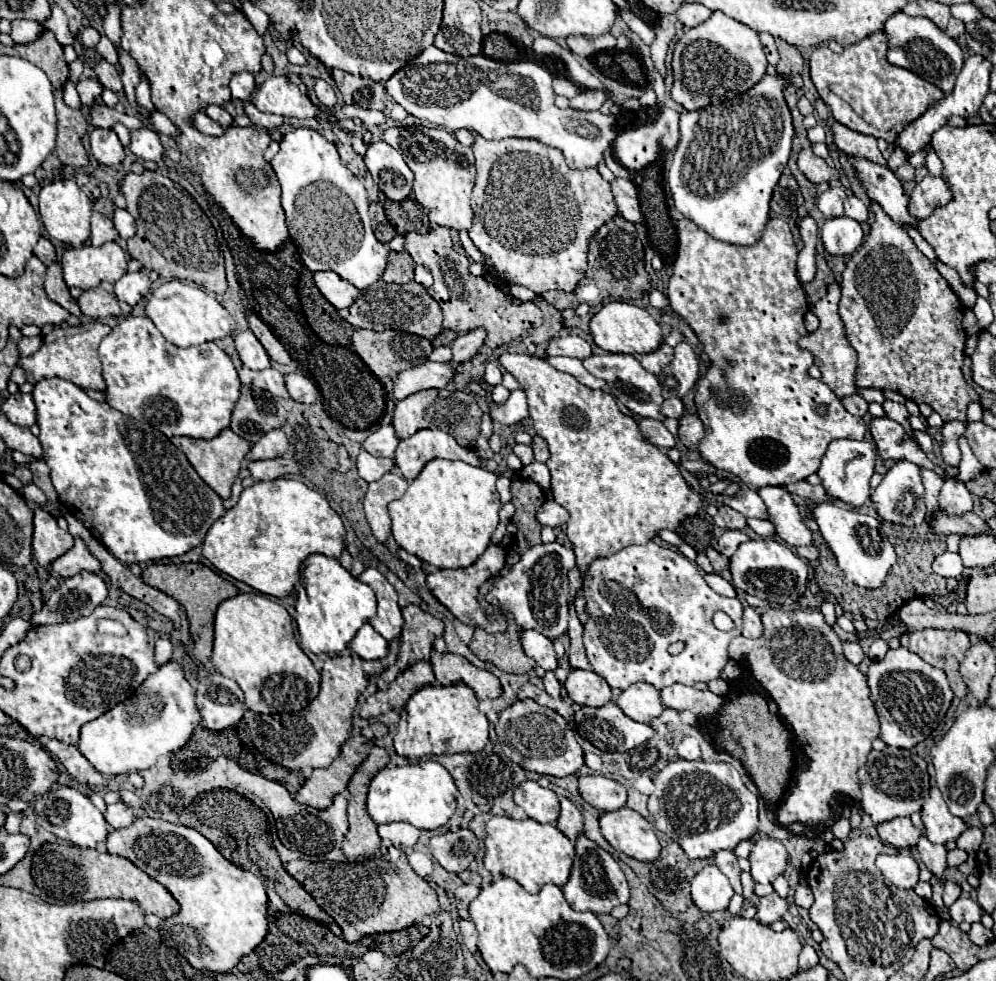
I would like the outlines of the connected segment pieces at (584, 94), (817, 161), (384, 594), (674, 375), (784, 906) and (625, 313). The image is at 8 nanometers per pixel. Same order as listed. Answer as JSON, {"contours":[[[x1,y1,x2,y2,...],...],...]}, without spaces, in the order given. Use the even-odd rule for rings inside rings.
{"contours":[[[582,89,574,99,570,99,570,107,578,111,598,111,606,97,606,89]],[[810,147,802,149,798,155,798,169,812,181,812,183,822,183,822,181,832,181,838,179,838,171,830,169,824,159,816,157]],[[368,567,360,577,362,583,370,585,378,597,378,613,374,619,374,627,376,631,386,639,386,641,394,641,400,637,402,625,404,625,404,617,402,611,398,607,398,595,394,591,394,587,384,579,384,575,378,569]],[[680,343,674,347,674,359,668,367,664,367,658,375,658,381,662,385,662,397,684,397,700,377,698,357,688,343]],[[770,893,766,897,760,899,758,903,758,921,764,925,770,925,778,919,782,919,782,915,788,911,788,899,780,897,778,893]],[[612,301,604,305,590,319,590,333,594,337,594,343,610,353,644,355,644,353,656,351,662,343,662,331,660,331,660,325,654,321,654,317,644,307,634,307,632,303,624,303,624,301]]]}

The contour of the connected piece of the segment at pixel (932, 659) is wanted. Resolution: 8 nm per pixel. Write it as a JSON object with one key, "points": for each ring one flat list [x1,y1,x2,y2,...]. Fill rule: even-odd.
{"points":[[922,629,912,633,898,635,900,645,918,653,924,661,928,661,934,667,940,667,950,681,950,687,958,699,966,699,968,687,964,685,958,663,962,661,966,649,970,647,968,633,960,633,956,629,944,631,944,629]]}

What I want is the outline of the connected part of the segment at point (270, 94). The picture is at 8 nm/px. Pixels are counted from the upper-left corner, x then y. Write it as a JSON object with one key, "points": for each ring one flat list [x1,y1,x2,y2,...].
{"points":[[286,75,268,77,262,87,252,95,252,103,262,113,274,113,296,119,320,119,322,113,322,109,314,105]]}

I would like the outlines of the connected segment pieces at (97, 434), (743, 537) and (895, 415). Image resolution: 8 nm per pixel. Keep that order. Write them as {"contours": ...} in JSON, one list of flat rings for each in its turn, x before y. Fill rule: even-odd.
{"contours":[[[42,379,34,385,34,391,32,391,32,397,34,397,34,403,36,403,36,409,38,409,38,427,40,427,40,443,42,443,42,449,44,449,44,457,42,461,50,467,50,479,52,479,52,485,58,493,58,499,60,503,76,517,84,523,86,529,90,529,90,533,116,557,120,559,122,563,142,563,142,561,154,561,154,559,164,559,164,557,176,557,176,555,184,555,188,553,190,549,198,547,210,525,224,515,224,505,222,505,222,499,200,479,200,475,194,471,194,467,190,465,190,461,186,459,186,455,164,435,160,433,158,429,150,427,148,423,140,423,140,421,134,421,130,419,128,415,112,409,108,403,100,403,100,401,94,401,90,399,80,387,76,387,74,383,70,381,64,381,64,379]],[[724,531,722,537,718,539,718,551,726,557,732,557,738,549,740,543,748,541,748,535,742,533,742,531]],[[884,401,884,411,886,411,886,417,890,417,890,419,894,419,894,421,898,421,902,427,904,427,904,431,912,437,912,441,916,441,916,437,914,437,914,429,910,427,910,413,908,413,908,409,904,407,904,405,900,405,900,403,894,403,894,401]]]}

